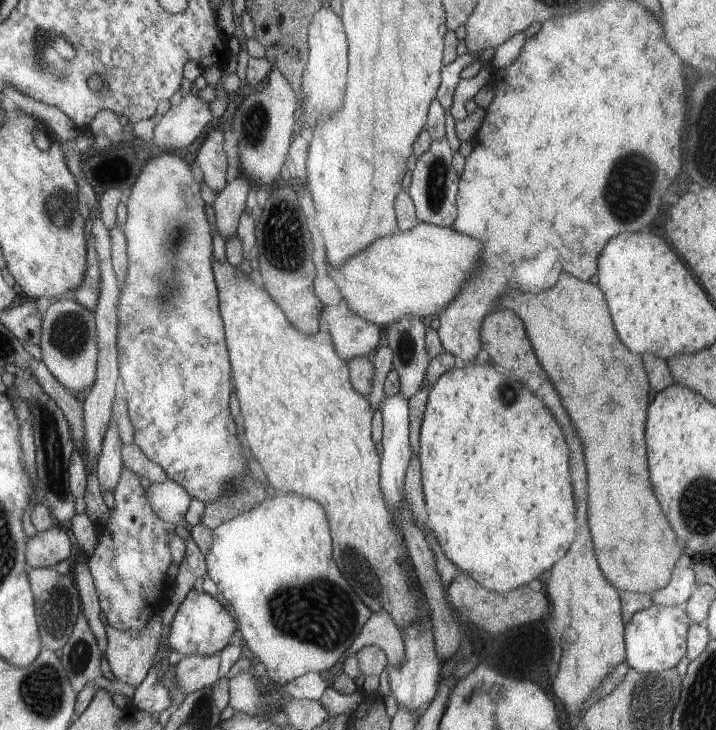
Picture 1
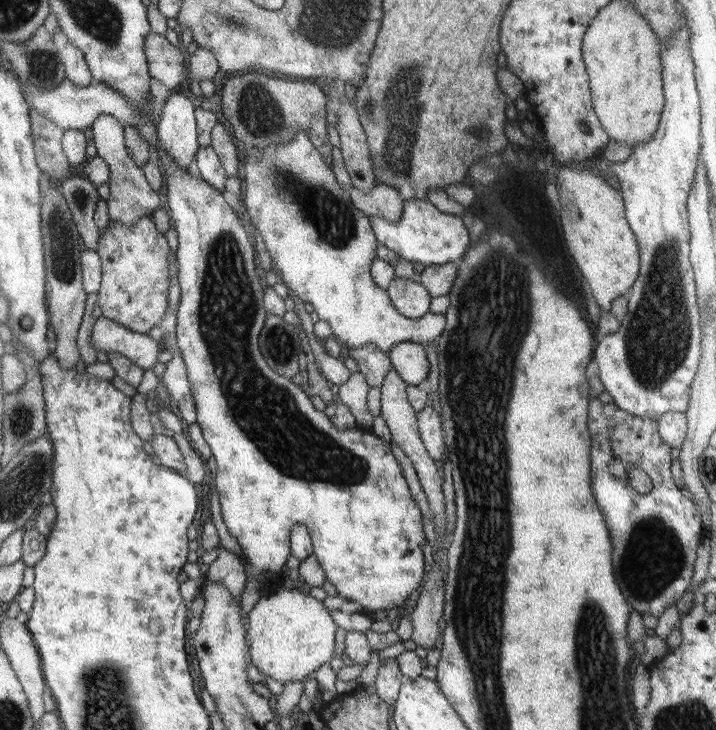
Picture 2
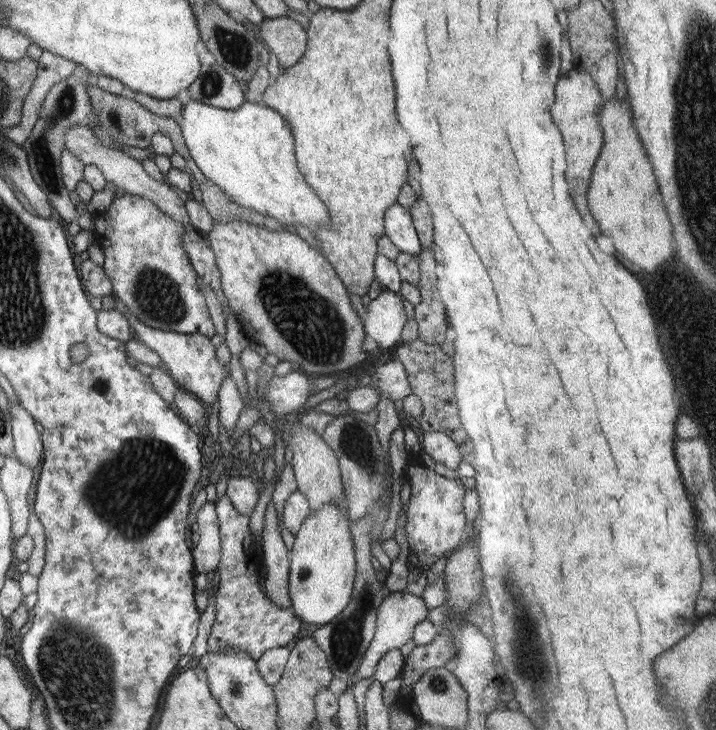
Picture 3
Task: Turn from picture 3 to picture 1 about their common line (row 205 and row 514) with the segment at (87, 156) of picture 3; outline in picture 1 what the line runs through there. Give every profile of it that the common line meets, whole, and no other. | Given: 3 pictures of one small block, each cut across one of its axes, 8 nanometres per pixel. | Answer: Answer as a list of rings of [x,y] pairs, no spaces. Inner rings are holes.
[[[174,481],[151,483],[145,489],[146,500],[153,513],[163,522],[173,526],[183,522],[192,498]]]

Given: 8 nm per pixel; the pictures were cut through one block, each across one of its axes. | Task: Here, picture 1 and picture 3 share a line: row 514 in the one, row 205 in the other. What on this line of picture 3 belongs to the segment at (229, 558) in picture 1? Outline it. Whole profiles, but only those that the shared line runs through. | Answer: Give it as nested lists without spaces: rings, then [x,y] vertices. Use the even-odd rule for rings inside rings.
[[[189,99],[189,101],[182,108],[181,114],[178,117],[180,125],[180,133],[182,134],[182,143],[186,146],[190,157],[193,159],[195,166],[199,169],[199,172],[209,181],[213,182],[217,188],[220,188],[221,192],[229,199],[233,200],[233,203],[243,209],[251,209],[261,216],[271,216],[275,218],[279,224],[286,226],[283,228],[291,228],[294,224],[305,225],[308,228],[314,229],[317,226],[328,226],[330,223],[330,218],[323,202],[319,202],[319,198],[315,196],[315,191],[305,182],[303,175],[299,172],[295,151],[294,151],[294,140],[293,133],[291,132],[290,126],[287,124],[286,120],[279,114],[276,113],[271,107],[265,106],[260,103],[249,103],[243,101],[241,106],[237,110],[223,110],[222,108],[215,108],[214,106],[209,106],[206,104],[201,104],[200,102],[195,102]]]

